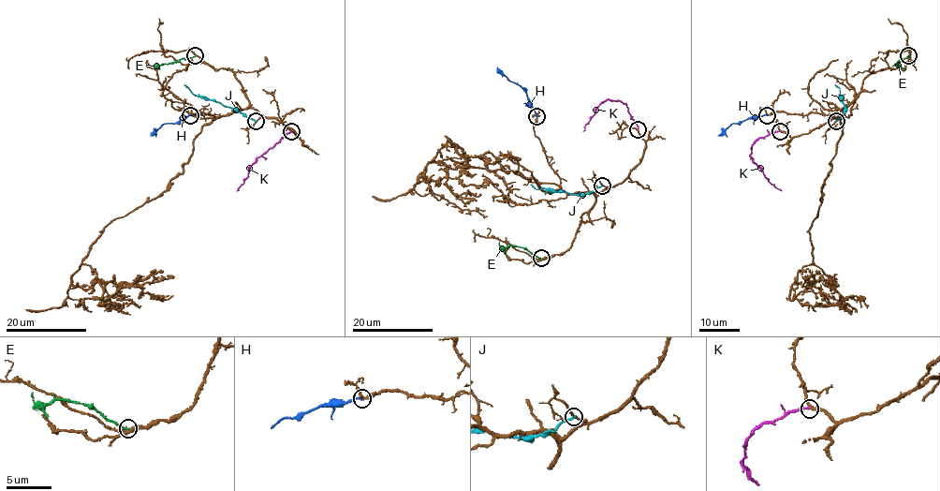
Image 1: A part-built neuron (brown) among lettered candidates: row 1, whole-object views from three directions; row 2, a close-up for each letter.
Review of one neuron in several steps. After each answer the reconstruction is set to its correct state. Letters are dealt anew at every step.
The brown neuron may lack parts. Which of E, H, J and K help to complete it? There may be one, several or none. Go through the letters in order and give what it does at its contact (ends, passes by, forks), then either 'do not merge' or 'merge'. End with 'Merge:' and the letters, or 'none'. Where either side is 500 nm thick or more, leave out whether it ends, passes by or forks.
E: it ends | do not merge
H: it ends | do not merge
J: it ends | do not merge
K: it ends | merge
Merge: K

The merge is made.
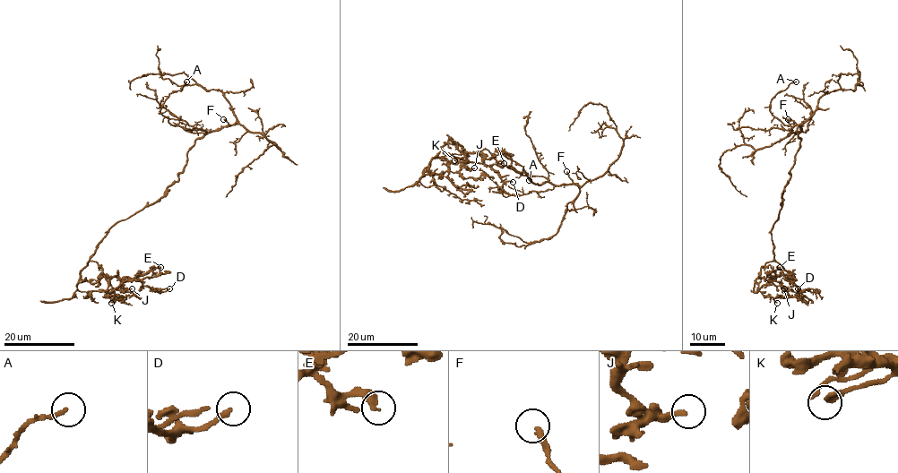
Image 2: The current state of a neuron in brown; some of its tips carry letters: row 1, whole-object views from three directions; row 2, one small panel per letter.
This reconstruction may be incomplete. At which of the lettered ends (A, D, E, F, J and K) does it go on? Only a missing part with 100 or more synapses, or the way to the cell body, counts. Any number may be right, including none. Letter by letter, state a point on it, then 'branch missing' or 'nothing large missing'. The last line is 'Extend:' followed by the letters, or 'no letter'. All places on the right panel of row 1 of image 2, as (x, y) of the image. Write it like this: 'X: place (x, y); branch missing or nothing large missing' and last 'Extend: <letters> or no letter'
A: place (796, 81); nothing large missing
D: place (798, 288); nothing large missing
E: place (780, 267); nothing large missing
F: place (788, 119); nothing large missing
J: place (784, 288); nothing large missing
K: place (777, 303); nothing large missing
Extend: no letter

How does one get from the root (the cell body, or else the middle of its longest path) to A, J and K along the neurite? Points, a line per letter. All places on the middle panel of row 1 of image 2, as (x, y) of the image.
A: (523, 172), (534, 184), (542, 184), (547, 181), (542, 176), (521, 174), (504, 153), (523, 167), (529, 180)
J: (523, 172), (452, 154), (433, 158), (454, 142), (467, 154), (464, 164), (474, 167)
K: (523, 172), (506, 166), (470, 162), (452, 154), (433, 158), (444, 145), (455, 142), (465, 156), (454, 160)

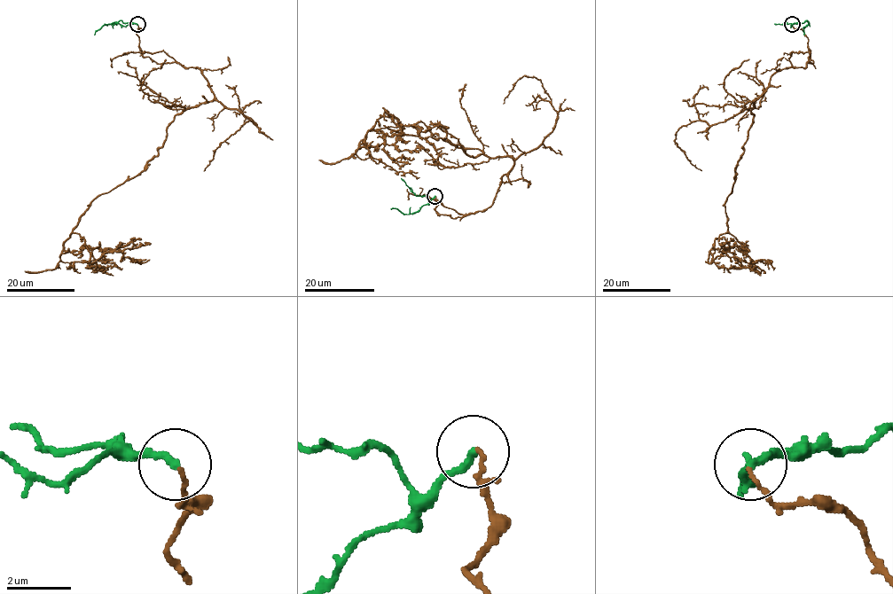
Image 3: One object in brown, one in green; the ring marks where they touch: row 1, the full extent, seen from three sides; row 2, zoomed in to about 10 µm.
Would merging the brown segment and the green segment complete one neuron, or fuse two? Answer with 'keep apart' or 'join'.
keep apart

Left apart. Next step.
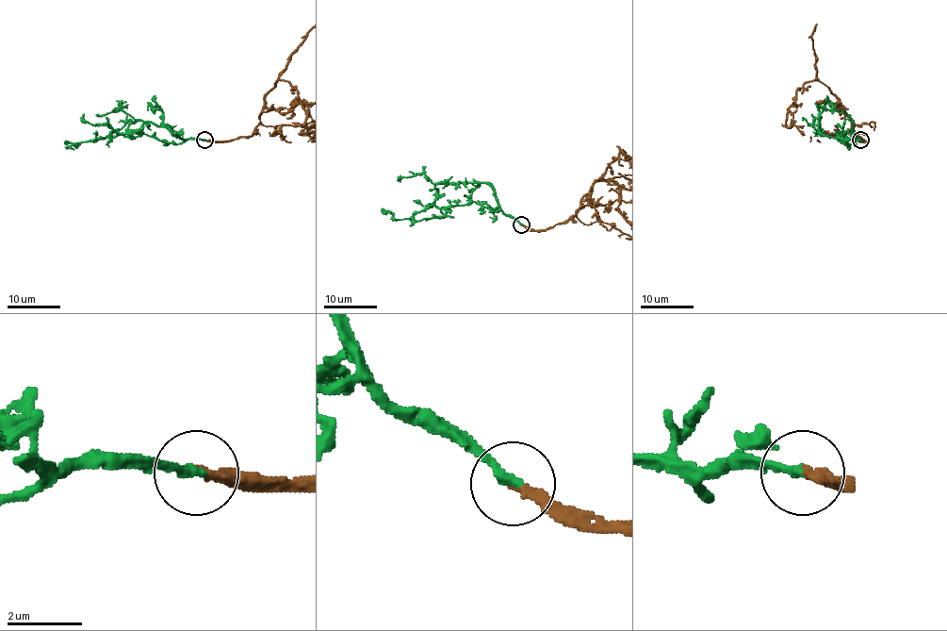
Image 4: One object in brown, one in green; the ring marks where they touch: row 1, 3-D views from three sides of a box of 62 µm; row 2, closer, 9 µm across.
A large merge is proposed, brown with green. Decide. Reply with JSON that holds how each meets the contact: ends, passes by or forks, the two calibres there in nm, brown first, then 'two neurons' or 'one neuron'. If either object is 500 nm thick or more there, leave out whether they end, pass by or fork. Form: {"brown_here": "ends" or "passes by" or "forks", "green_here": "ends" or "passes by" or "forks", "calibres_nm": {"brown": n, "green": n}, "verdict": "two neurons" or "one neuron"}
{"brown_here": "ends", "green_here": "ends", "calibres_nm": {"brown": 240, "green": 240}, "verdict": "one neuron"}

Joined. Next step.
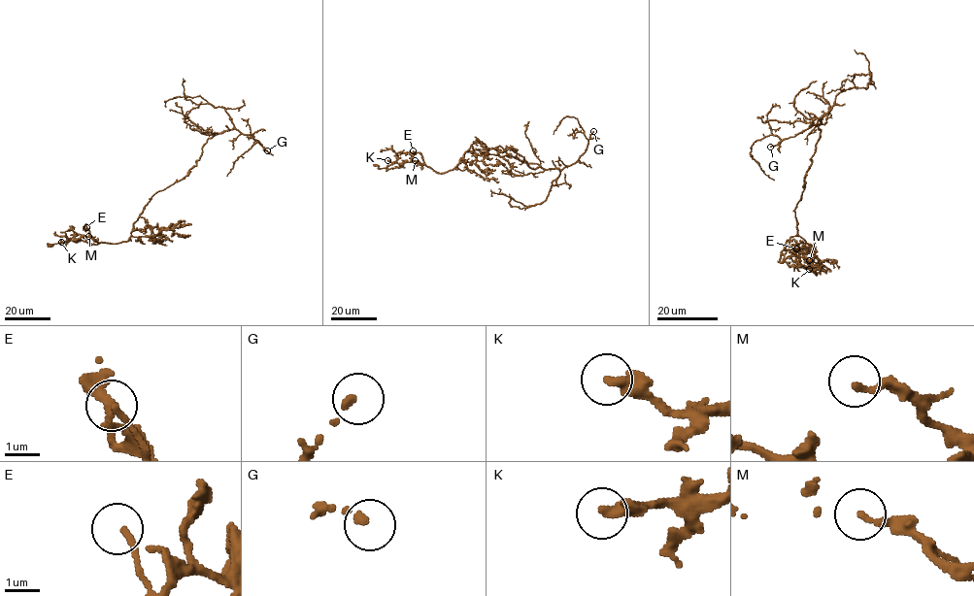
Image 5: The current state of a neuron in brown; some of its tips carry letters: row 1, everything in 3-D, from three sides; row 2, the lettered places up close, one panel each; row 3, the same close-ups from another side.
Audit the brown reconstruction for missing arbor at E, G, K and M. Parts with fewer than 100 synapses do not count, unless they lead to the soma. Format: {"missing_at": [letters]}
{"missing_at": ["G"]}

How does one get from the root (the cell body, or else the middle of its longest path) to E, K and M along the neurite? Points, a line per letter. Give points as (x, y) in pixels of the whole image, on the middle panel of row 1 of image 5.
E: (510, 156), (473, 149), (466, 151), (453, 169), (436, 173), (425, 164), (419, 152), (413, 150)
K: (510, 156), (478, 149), (466, 151), (457, 166), (444, 173), (436, 173), (413, 160), (398, 163), (387, 160)
M: (510, 156), (478, 149), (466, 151), (457, 166), (444, 173), (436, 173), (415, 160)

